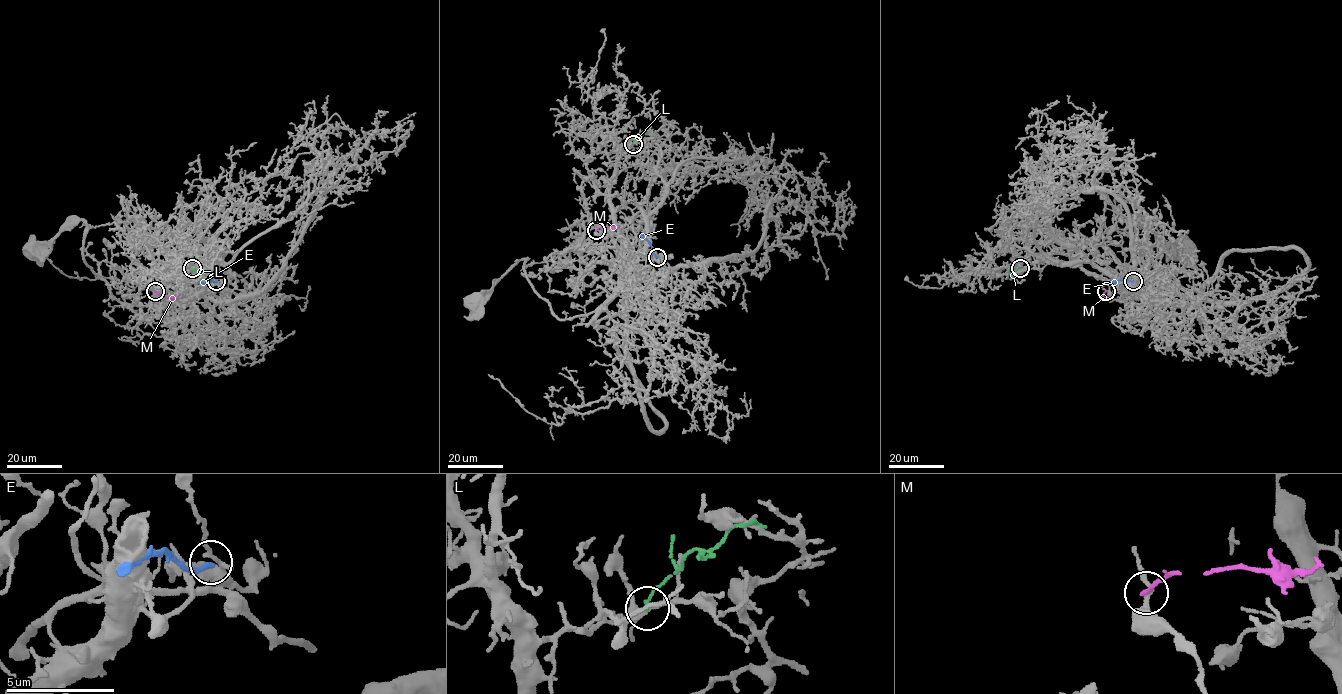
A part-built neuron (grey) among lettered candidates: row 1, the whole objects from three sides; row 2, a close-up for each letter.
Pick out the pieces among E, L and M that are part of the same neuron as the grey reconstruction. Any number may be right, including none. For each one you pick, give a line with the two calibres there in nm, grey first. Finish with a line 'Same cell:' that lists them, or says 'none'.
Same cell: none

